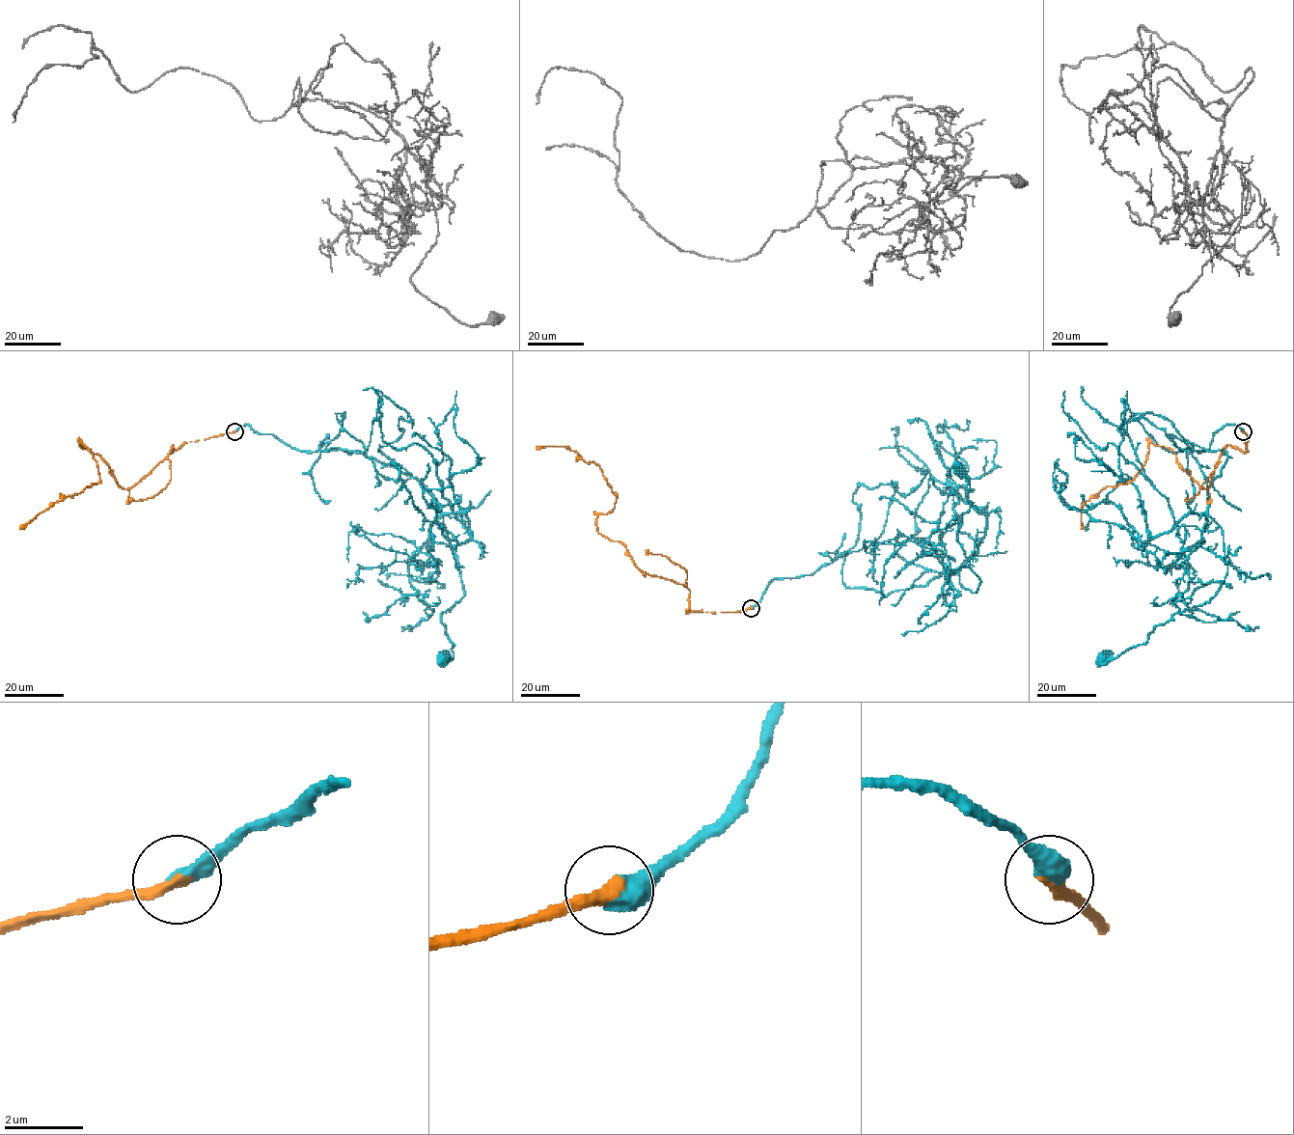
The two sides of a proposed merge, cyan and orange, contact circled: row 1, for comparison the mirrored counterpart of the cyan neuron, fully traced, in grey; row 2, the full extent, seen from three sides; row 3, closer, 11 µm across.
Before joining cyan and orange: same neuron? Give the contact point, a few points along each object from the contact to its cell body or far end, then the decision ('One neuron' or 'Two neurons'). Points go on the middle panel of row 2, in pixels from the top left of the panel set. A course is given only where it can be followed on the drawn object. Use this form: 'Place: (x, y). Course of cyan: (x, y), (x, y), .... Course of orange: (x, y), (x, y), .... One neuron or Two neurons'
Place: (751, 608). Course of cyan: (750, 608), (775, 579), (845, 553), (850, 588), (887, 595), (957, 573), (976, 593), (959, 470). Course of orange: (750, 608), (686, 612), (685, 586), (643, 572), (597, 531), (616, 495), (601, 468), (564, 446), (536, 449). One neuron

